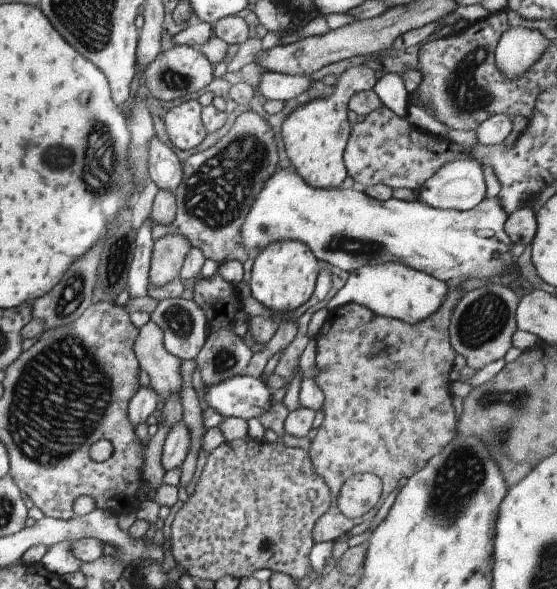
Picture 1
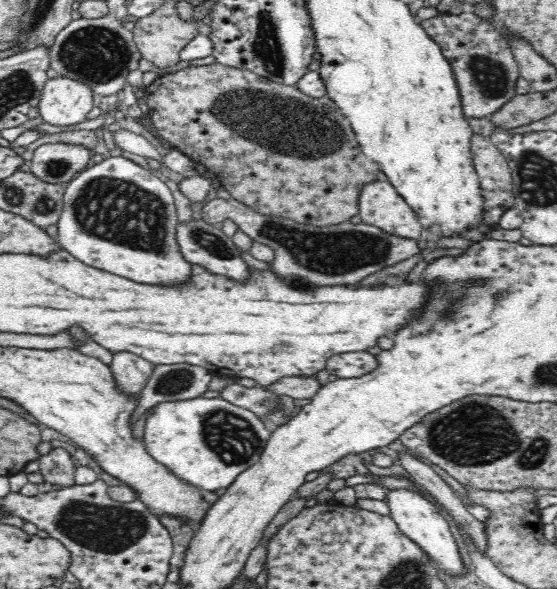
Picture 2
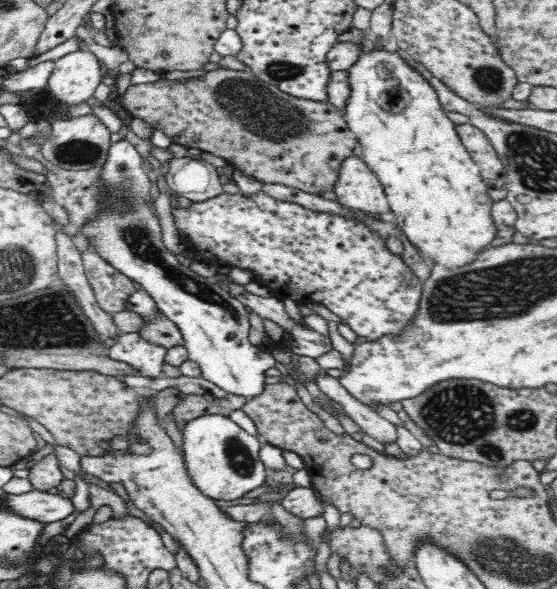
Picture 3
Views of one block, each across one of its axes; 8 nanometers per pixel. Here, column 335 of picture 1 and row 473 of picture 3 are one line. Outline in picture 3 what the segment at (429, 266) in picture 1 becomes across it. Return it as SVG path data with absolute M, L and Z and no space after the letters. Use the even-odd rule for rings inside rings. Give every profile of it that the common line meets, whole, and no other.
M217 414L194 418L182 432L185 466L196 489L204 497L232 502L267 482L267 467L260 461L261 440L248 434L231 419Z

